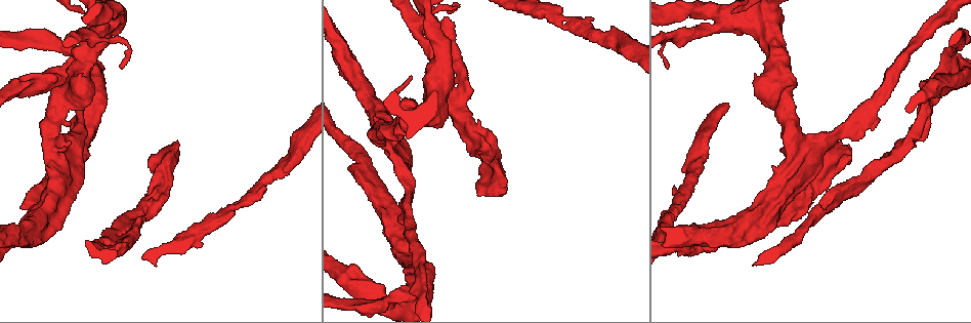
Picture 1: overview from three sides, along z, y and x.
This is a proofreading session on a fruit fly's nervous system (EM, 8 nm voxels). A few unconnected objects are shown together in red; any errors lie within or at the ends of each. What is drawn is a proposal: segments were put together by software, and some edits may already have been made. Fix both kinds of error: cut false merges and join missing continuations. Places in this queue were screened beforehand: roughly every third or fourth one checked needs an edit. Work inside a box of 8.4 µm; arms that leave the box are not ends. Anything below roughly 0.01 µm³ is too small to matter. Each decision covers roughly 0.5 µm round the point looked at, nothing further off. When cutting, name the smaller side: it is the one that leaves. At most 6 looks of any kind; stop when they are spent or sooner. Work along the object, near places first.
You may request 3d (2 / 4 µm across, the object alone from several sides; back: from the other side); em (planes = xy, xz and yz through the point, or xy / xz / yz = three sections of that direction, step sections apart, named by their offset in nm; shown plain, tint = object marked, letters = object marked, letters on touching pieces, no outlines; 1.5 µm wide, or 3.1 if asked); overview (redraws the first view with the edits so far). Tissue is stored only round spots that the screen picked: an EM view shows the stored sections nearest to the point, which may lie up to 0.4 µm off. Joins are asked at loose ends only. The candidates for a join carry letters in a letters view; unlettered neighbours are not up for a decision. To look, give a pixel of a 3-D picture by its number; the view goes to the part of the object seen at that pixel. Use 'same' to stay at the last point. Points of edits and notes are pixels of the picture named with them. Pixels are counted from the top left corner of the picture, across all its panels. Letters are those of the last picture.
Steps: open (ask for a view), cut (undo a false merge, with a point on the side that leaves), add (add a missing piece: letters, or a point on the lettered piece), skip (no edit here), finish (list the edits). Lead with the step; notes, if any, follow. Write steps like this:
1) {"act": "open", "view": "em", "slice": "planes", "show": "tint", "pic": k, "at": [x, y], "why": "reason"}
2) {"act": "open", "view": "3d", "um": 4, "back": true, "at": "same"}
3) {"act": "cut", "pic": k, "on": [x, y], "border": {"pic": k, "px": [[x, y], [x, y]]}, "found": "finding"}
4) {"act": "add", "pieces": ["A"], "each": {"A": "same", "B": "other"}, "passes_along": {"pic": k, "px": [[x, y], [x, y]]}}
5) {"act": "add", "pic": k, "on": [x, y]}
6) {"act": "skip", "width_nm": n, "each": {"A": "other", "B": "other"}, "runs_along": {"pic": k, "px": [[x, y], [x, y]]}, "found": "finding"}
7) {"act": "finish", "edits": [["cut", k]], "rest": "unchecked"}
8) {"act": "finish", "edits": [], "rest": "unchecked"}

{"act": "open", "view": "3d", "um": 4, "pic": 1, "at": [434, 62], "why": "three arms meet"}

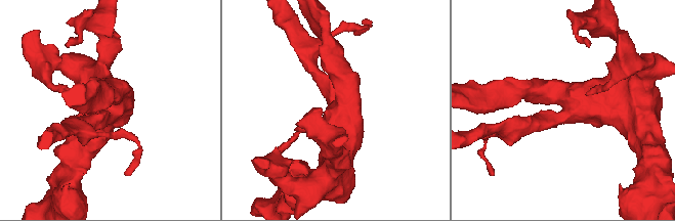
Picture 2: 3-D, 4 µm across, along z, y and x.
{"act": "open", "view": "em", "slice": "xz", "step": 4, "show": "tint", "pic": 2, "at": [336, 106], "arms": 3, "arm_widths_nm": [220, 360, 600]}

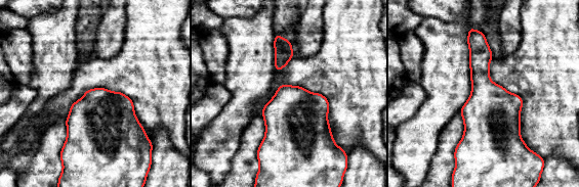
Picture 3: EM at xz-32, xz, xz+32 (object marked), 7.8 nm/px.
{"act": "open", "view": "em", "slice": "planes", "show": "letters", "at": "same"}

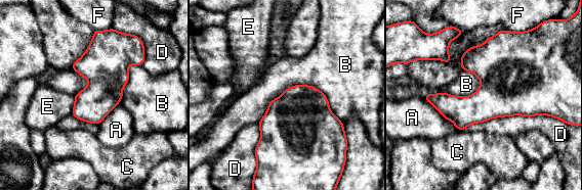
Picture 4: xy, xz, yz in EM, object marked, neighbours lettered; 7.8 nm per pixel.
{"act": "skip", "width_nm": 360, "longest_contact_nm": ["B", 700], "each": {"A": "other", "B": "other", "C": "other", "D": "other", "E": "other", "F": "other"}, "found": "continuous, no second cell"}

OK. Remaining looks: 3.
{"act": "open", "view": "em", "slice": "xz", "step": 4, "show": "tint", "pic": 1, "at": [394, 255], "why": "an open end"}

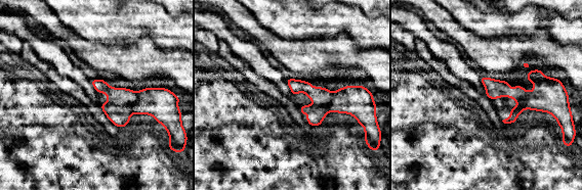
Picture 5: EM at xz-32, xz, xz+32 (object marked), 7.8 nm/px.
{"act": "open", "view": "em", "slice": "planes", "show": "letters", "at": "same"}

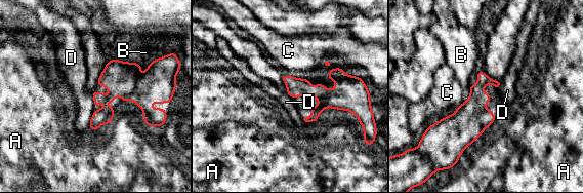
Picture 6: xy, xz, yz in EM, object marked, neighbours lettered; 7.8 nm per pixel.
{"act": "cut", "pic": 6, "on": [120, 78], "longest_contact_nm": ["D", 280], "each": {"A": "other", "B": "other", "C": "other", "D": "other"}, "border": {"pic": 6, "px": [[137, 81], [129, 99]]}, "found": "a second cell is stuck on"}

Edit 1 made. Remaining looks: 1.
{"act": "finish", "edits": [["cut", 6]], "rest": "unchecked"}

